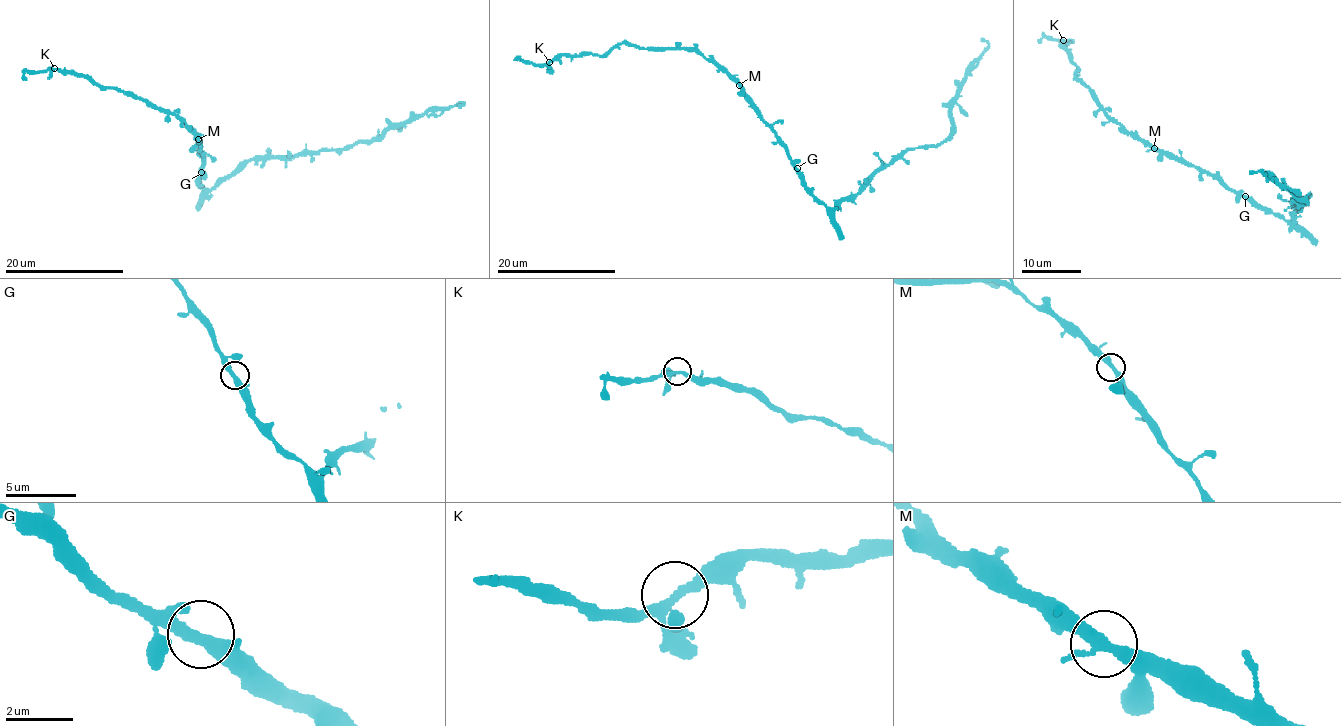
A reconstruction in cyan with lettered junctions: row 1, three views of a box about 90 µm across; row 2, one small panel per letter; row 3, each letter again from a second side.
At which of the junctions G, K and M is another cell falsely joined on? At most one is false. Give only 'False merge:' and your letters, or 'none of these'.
False merge: none of these

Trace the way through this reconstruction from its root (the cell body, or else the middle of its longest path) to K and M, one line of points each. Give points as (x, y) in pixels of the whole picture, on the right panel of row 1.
K: (1244, 197), (1192, 165), (1157, 151), (1107, 116), (1090, 89), (1075, 79), (1078, 67), (1059, 46), (1062, 40)
M: (1244, 197), (1192, 165), (1154, 148)

